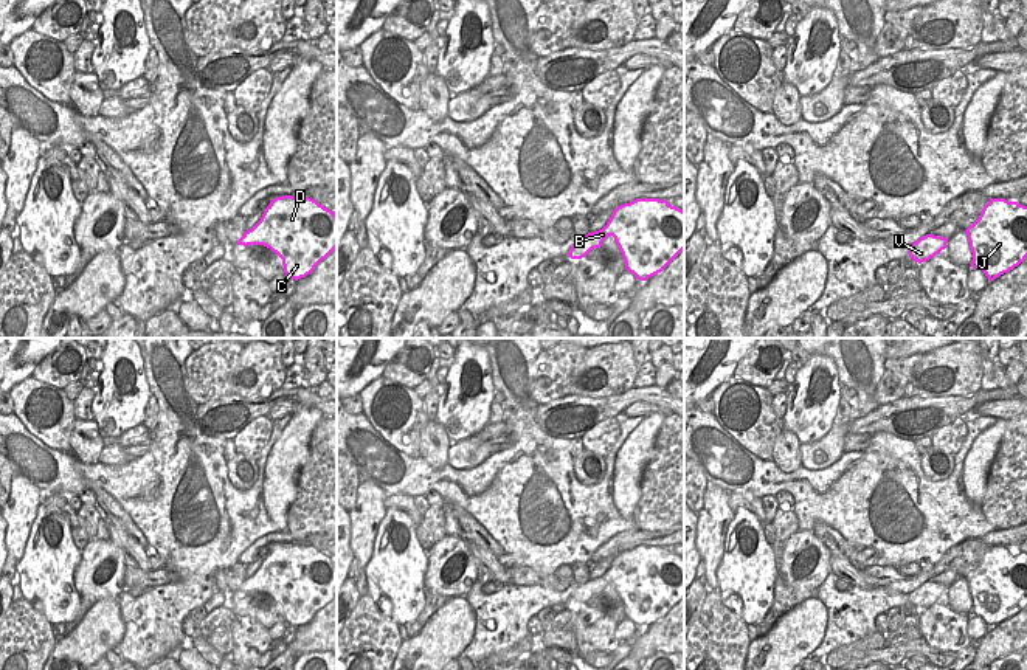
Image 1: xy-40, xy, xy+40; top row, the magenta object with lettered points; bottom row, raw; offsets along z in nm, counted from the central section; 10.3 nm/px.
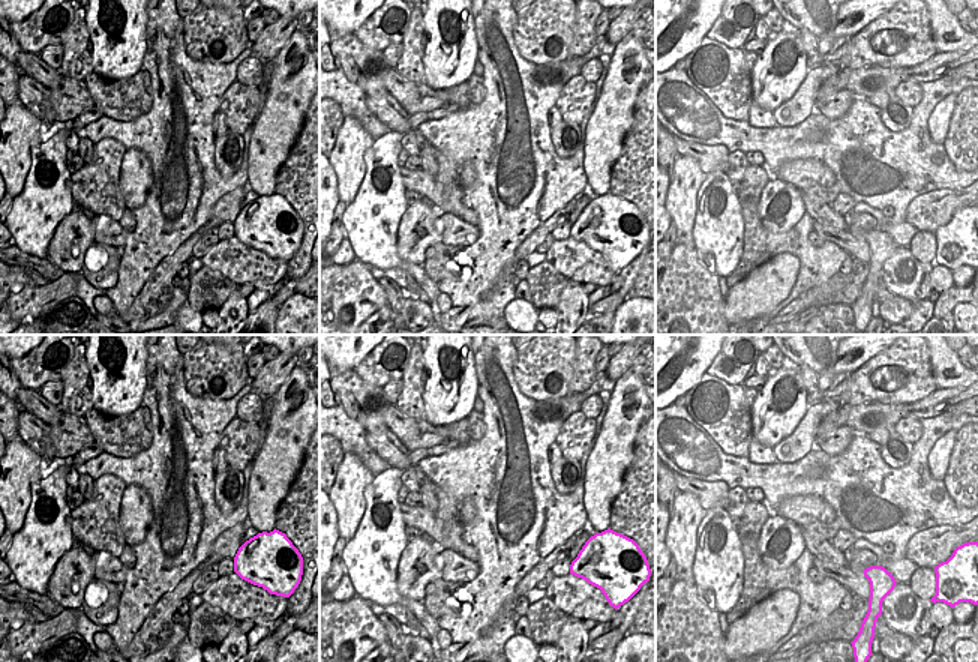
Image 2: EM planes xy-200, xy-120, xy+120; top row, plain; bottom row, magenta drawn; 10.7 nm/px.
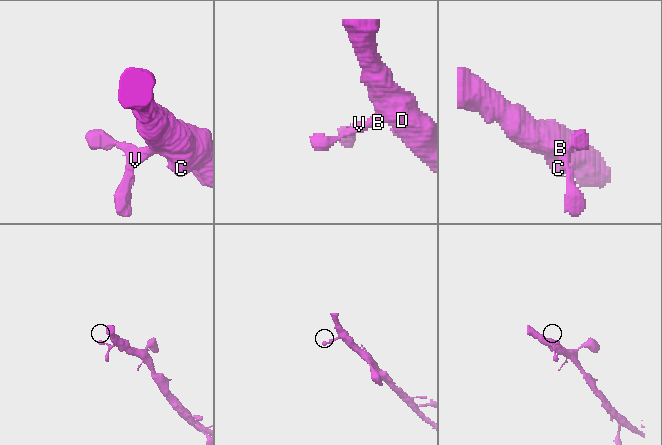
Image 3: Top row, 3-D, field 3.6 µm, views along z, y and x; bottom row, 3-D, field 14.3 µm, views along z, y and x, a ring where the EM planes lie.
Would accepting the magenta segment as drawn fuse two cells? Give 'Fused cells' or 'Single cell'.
Single cell.

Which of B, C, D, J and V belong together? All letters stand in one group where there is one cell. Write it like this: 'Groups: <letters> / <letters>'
Groups: B C D J V.

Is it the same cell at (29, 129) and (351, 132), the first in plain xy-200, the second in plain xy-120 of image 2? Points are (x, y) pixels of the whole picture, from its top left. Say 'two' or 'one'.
one

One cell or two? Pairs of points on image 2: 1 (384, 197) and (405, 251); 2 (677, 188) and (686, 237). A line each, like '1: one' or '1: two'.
1: two
2: one

